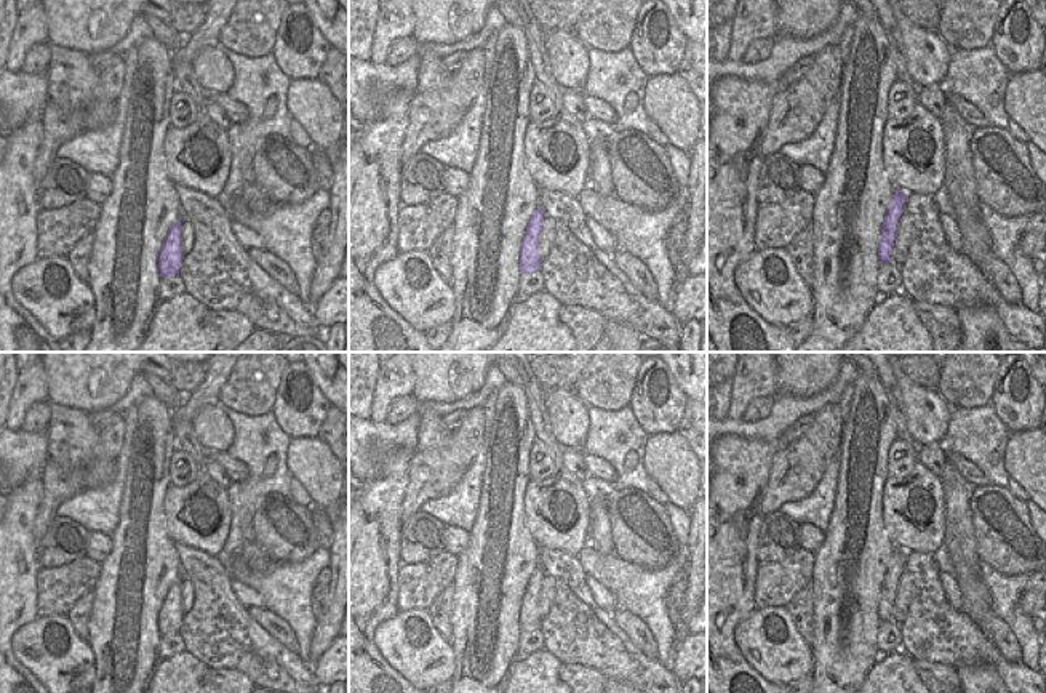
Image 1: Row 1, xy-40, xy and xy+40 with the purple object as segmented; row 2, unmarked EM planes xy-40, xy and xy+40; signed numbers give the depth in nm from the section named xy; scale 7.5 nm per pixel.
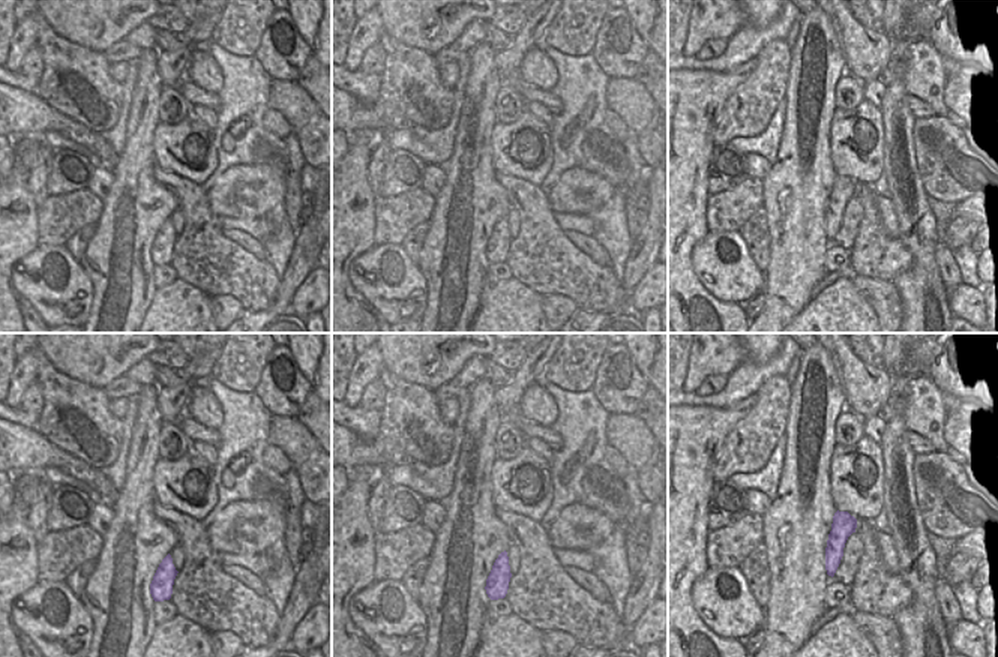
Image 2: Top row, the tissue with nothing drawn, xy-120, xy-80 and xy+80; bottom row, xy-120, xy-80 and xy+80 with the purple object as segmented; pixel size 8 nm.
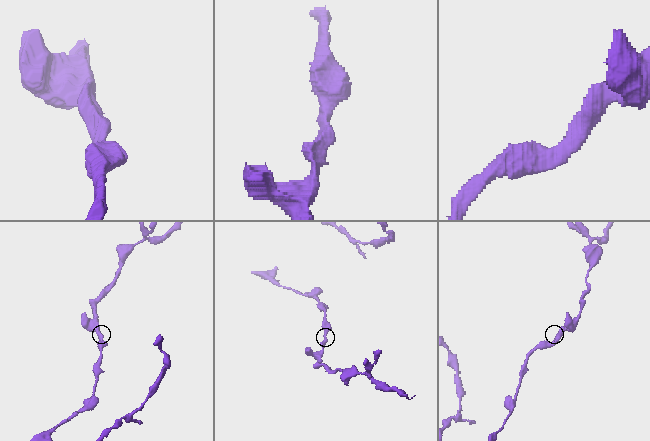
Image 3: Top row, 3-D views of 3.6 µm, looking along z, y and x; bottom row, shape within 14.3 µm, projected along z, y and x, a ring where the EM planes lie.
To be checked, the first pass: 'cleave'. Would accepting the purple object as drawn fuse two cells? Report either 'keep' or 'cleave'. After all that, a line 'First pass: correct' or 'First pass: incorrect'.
keep
First pass: incorrect

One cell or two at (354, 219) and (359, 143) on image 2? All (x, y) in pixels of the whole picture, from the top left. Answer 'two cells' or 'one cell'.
one cell

